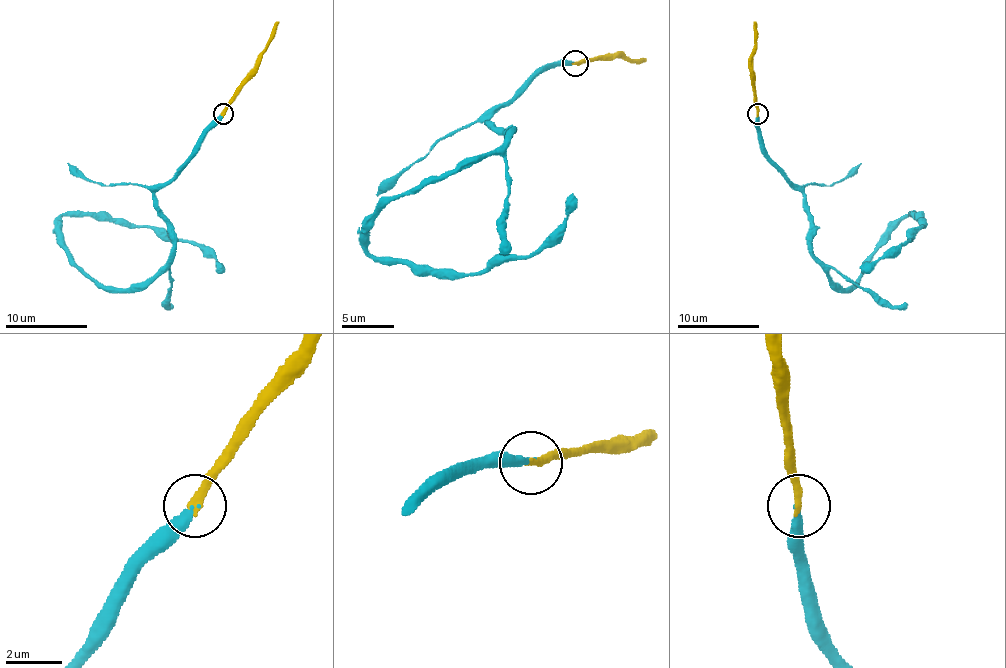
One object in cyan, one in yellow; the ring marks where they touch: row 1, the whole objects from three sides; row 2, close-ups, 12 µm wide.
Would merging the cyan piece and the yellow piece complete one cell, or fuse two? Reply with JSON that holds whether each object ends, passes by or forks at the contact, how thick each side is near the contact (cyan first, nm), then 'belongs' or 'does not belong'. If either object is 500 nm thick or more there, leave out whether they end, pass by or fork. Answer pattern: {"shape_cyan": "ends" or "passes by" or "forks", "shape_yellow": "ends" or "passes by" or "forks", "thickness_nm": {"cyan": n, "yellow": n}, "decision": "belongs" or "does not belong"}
{"shape_cyan": "ends", "shape_yellow": "ends", "thickness_nm": {"cyan": 340, "yellow": 320}, "decision": "belongs"}

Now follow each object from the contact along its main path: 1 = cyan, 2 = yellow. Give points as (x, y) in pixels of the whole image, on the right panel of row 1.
1: (757, 113), (761, 152), (802, 193), (812, 253), (841, 290), (905, 218), (923, 226), (862, 271)
2: (757, 113), (753, 21)

